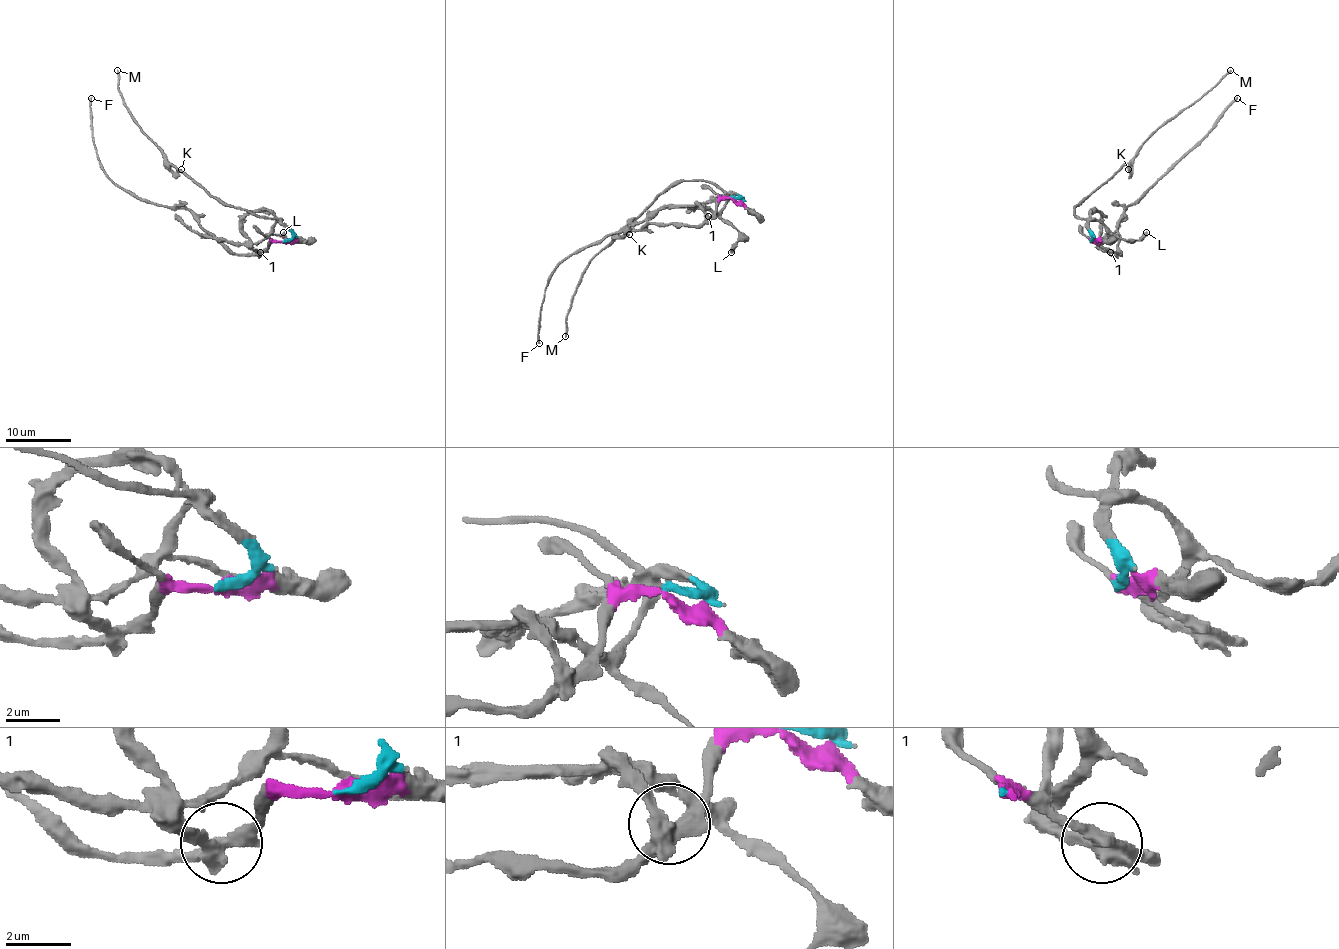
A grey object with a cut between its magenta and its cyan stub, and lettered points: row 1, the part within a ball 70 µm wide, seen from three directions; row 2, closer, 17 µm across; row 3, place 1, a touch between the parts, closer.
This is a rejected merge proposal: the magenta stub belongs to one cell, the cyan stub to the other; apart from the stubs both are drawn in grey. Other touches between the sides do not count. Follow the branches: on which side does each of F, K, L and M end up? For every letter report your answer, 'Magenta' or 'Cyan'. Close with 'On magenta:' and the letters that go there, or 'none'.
F: Magenta
K: Cyan
L: Cyan
M: Cyan
On magenta: F

